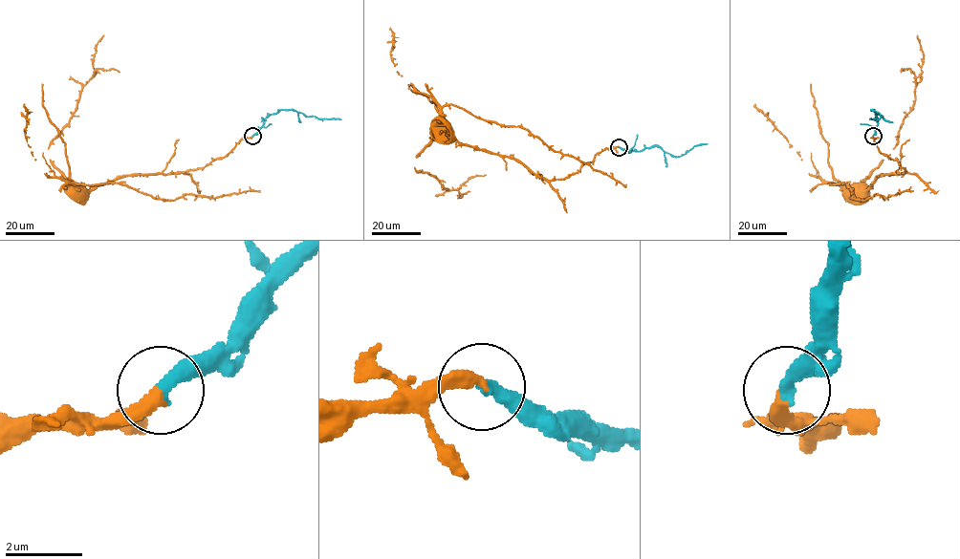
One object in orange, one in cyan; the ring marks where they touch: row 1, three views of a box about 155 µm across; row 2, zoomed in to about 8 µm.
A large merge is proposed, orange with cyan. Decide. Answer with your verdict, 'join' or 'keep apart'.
join

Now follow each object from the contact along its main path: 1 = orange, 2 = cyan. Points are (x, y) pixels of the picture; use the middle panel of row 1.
1: (619, 147), (545, 180), (461, 144), (442, 108), (525, 128), (626, 184)
2: (619, 147), (631, 152), (660, 146), (673, 156), (681, 156), (694, 146), (708, 143)

